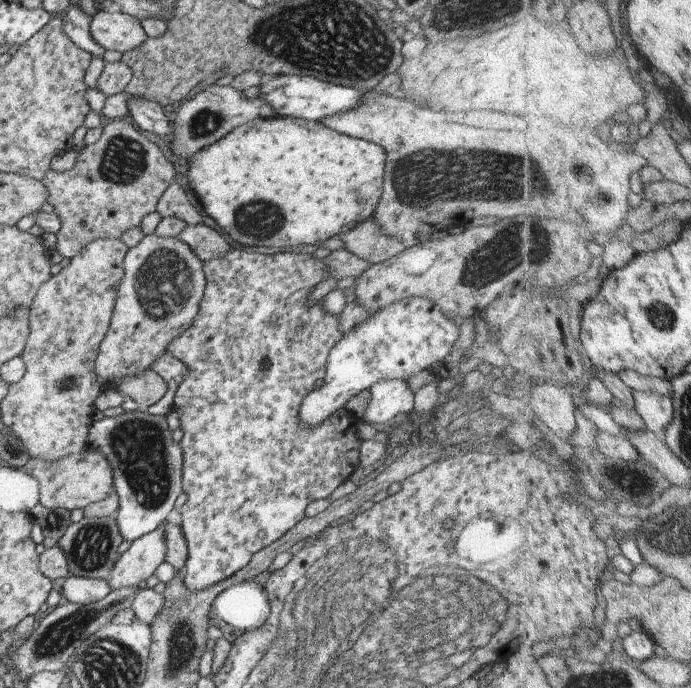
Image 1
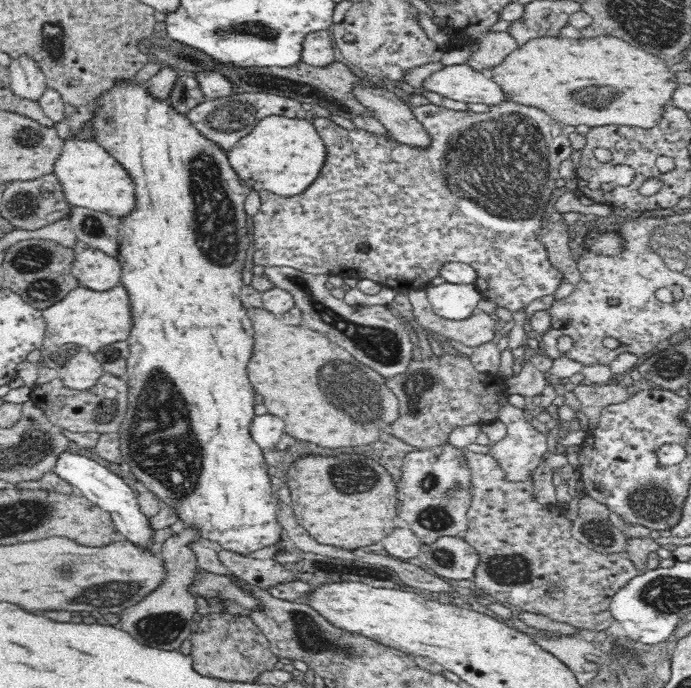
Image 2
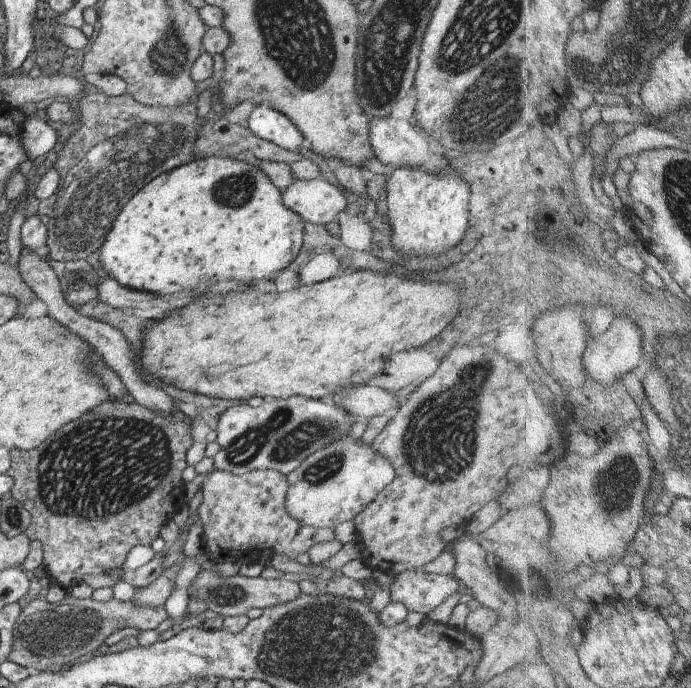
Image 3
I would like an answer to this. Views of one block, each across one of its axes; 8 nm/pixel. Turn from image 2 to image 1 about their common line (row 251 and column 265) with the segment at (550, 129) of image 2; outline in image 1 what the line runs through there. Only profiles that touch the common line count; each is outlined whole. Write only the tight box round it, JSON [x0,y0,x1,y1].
[166,248,363,592]

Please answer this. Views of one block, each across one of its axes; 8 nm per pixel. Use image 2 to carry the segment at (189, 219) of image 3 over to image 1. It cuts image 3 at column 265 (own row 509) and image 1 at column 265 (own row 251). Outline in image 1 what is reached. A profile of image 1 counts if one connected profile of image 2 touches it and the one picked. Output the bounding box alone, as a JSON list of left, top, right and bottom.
[187,117,386,251]

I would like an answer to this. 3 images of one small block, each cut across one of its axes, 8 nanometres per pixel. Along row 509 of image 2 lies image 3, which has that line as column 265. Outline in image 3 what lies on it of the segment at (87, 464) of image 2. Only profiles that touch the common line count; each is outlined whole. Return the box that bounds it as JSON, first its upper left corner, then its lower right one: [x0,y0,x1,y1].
[245,104,304,152]

